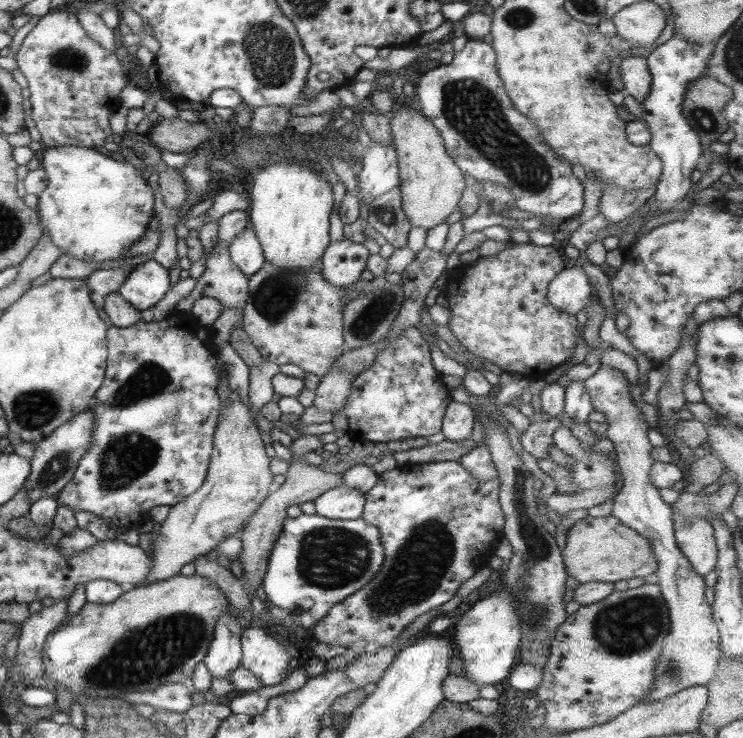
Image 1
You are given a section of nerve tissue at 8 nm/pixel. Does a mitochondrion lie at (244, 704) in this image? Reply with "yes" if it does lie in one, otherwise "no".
no

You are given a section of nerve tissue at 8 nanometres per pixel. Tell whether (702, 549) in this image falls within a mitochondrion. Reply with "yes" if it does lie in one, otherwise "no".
no

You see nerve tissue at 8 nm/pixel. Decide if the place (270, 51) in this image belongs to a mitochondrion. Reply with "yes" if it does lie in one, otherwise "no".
yes

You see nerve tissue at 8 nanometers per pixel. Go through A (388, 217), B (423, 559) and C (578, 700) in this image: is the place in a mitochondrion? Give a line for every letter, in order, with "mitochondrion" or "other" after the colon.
A: mitochondrion
B: mitochondrion
C: other

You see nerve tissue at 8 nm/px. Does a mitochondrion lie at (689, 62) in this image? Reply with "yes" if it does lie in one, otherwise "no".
no

